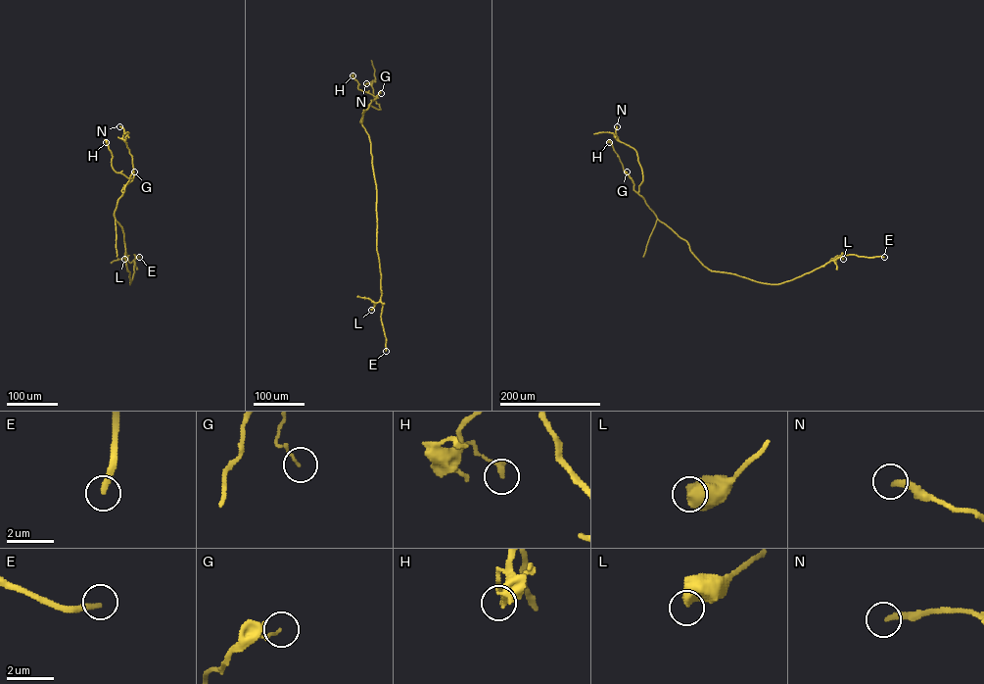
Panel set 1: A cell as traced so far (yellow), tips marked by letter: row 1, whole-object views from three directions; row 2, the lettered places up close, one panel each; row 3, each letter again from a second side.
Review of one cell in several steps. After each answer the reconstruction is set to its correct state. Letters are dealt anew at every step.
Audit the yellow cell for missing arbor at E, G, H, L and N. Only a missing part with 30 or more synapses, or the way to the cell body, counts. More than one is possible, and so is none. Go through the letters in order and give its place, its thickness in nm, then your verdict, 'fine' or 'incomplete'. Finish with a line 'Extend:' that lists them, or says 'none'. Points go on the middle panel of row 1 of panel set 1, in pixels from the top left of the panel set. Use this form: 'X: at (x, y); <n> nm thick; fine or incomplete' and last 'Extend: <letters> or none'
E: at (386, 351); 240 nm thick; incomplete
G: at (381, 93); 90 nm thick; fine
H: at (352, 75); 190 nm thick; fine
L: at (371, 310); 600 nm thick; fine
N: at (366, 83); 280 nm thick; incomplete
Extend: E, N

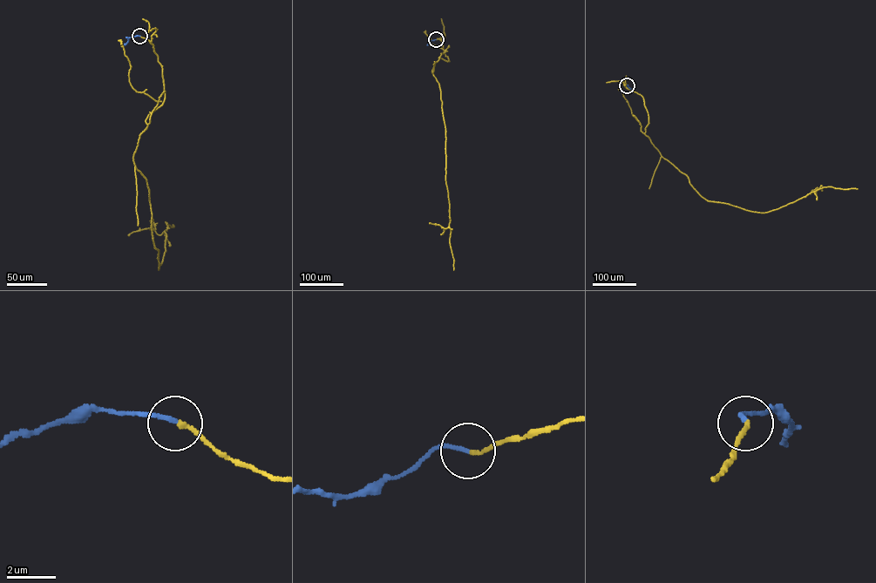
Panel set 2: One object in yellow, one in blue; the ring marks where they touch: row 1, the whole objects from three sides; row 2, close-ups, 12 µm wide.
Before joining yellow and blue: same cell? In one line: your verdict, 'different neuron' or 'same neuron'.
same neuron

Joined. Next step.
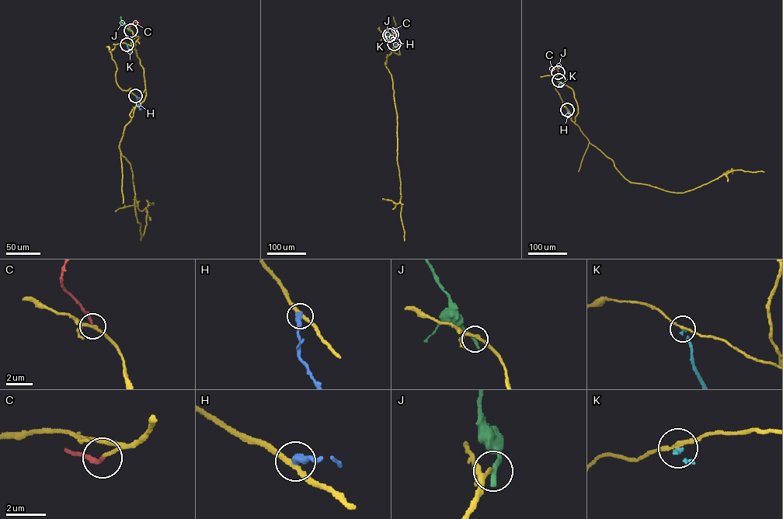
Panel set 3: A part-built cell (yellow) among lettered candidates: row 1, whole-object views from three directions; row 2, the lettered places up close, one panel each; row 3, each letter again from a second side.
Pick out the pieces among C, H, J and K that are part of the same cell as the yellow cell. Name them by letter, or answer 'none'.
C

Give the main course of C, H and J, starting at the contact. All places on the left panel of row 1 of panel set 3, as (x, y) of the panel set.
C: (130, 30), (129, 26), (138, 22)
H: (135, 95), (140, 109)
J: (130, 30), (122, 22), (121, 16)

